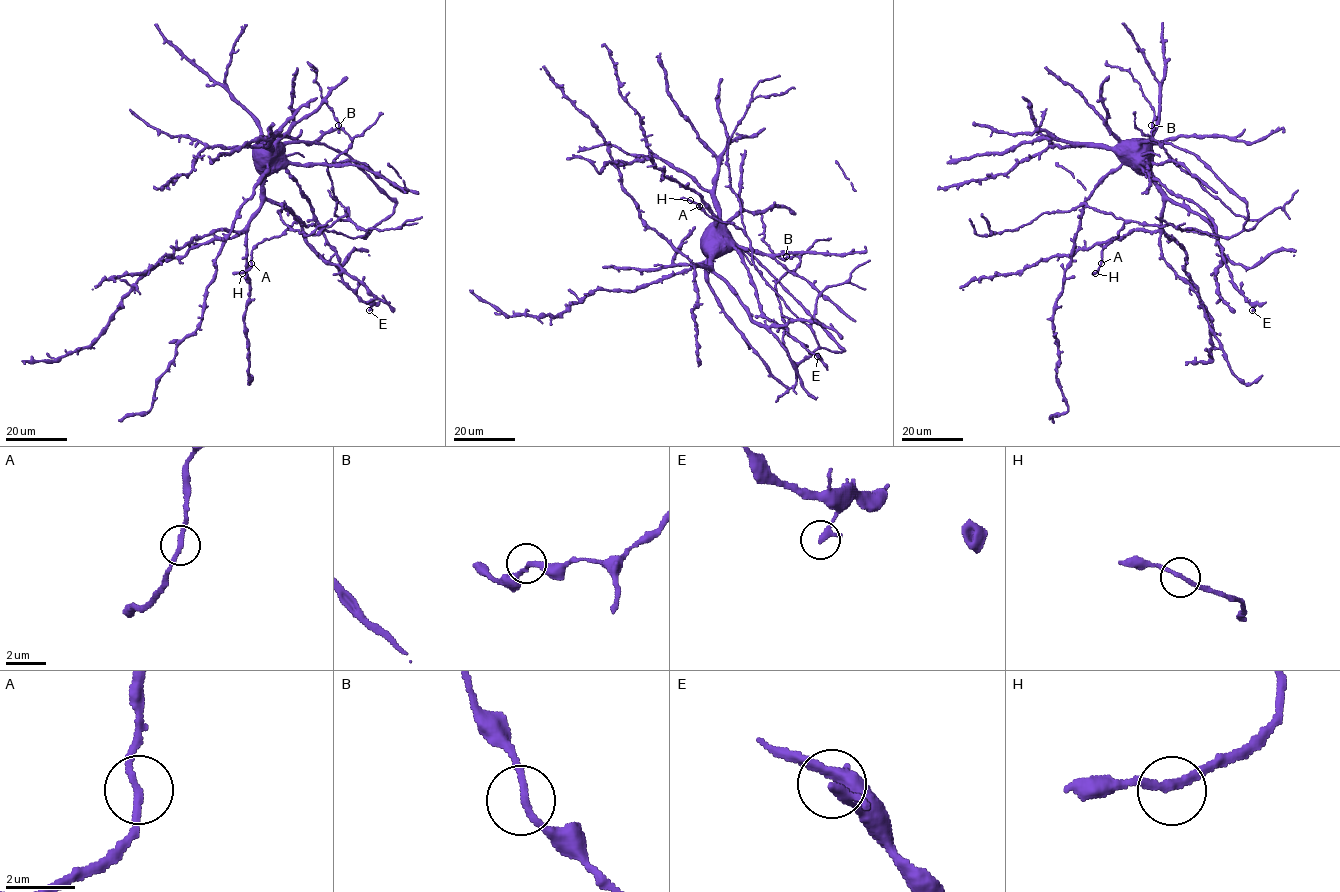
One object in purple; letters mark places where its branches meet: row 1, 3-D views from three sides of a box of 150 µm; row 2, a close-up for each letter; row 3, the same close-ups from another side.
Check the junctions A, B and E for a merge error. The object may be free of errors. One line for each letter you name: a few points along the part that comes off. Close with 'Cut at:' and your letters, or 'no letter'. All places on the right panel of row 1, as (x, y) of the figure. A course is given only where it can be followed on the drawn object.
Cut at: no letter

